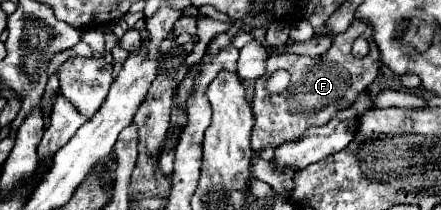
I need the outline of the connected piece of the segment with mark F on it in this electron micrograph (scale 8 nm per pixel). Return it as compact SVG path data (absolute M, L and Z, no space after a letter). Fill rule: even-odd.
M354 20L346 32L334 36L334 42L326 54L318 58L298 54L272 54L266 60L266 66L268 66L266 76L256 80L254 96L256 124L252 130L252 148L260 158L274 160L274 150L278 146L282 146L284 142L292 142L294 138L300 138L300 134L310 126L326 124L330 116L350 106L354 98L374 82L382 62L378 46L372 40L372 28L362 20ZM360 34L370 38L370 54L362 60L352 56L352 42ZM280 68L290 72L290 84L280 94L270 94L266 90L266 80Z

